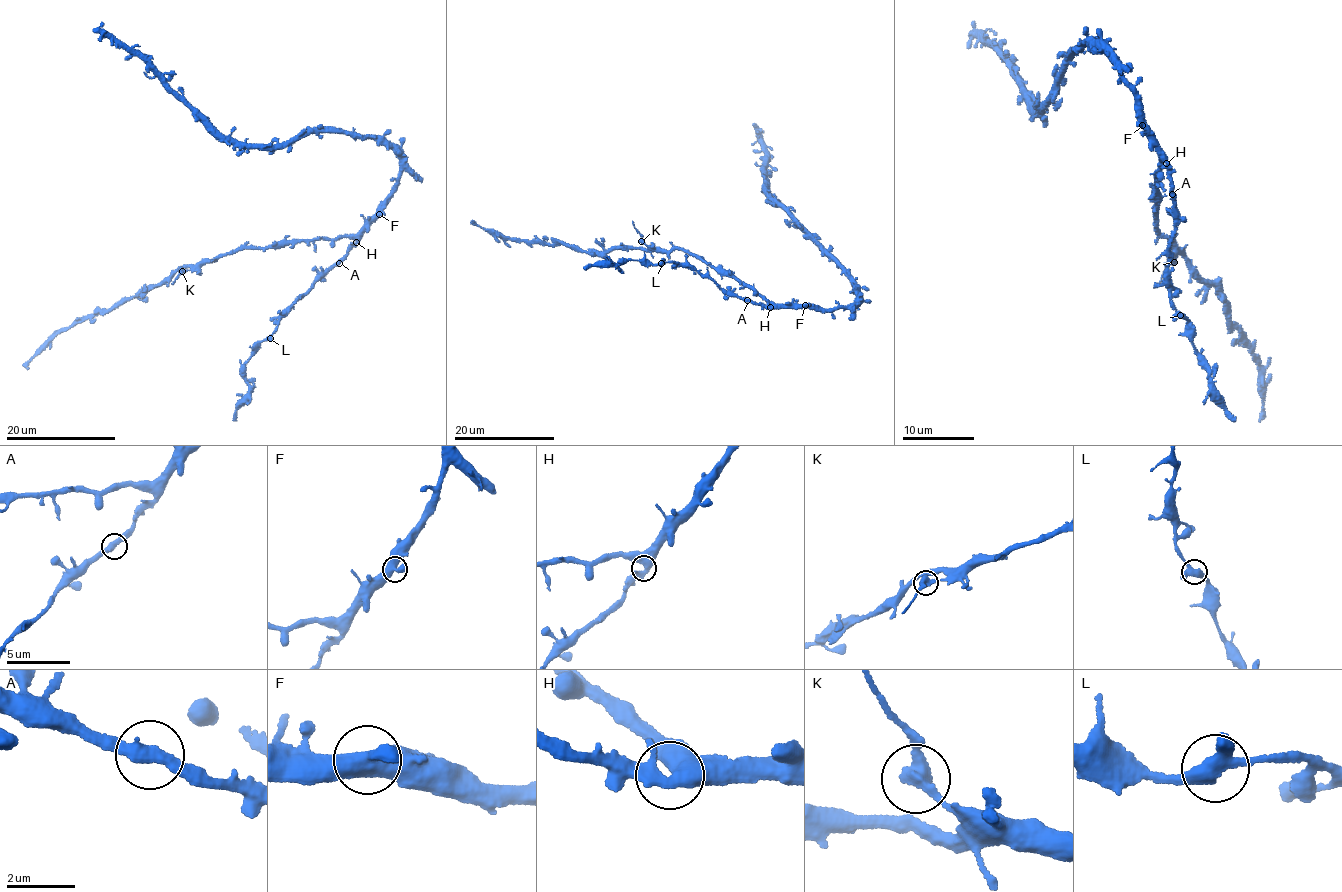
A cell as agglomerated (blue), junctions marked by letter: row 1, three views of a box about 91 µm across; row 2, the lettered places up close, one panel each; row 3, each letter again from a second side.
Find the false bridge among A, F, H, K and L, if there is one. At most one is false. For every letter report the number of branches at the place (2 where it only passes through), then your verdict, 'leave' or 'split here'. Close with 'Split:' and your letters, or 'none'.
A: branches 2; leave
F: branches 2; leave
H: branches 3; leave
K: branches 2; split here
L: branches 2; leave
Split: K

